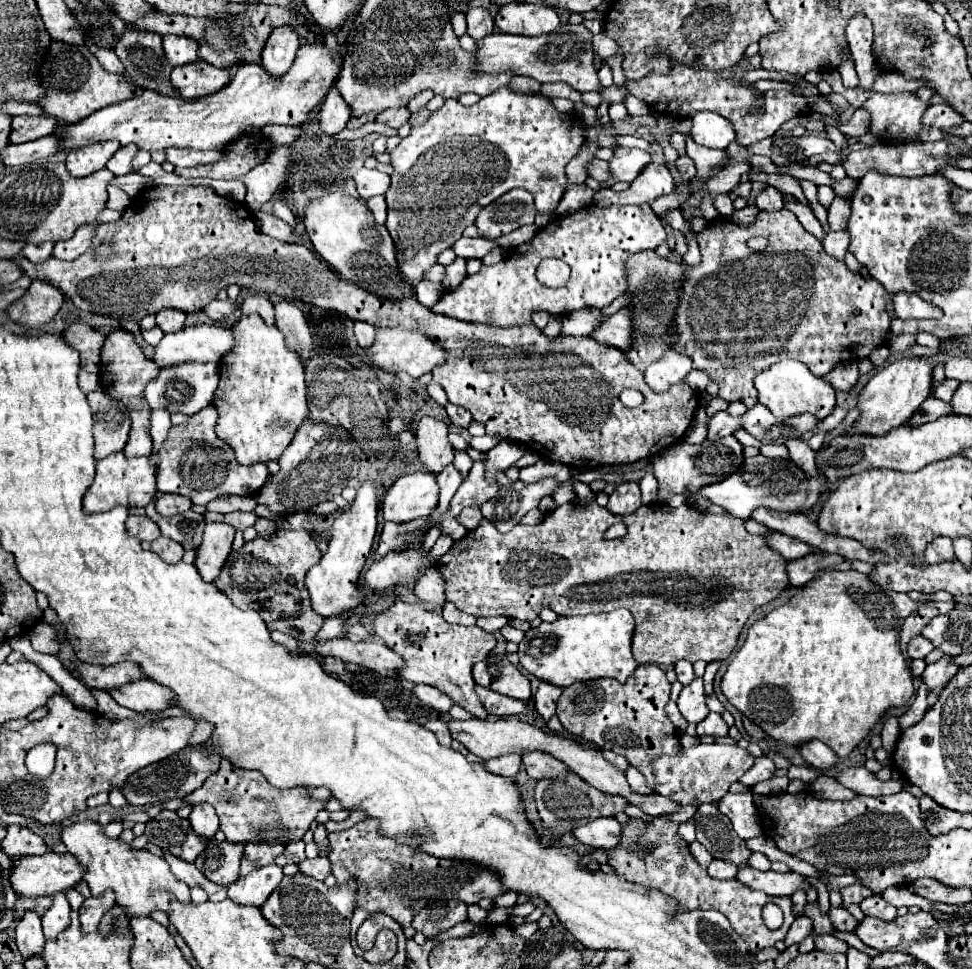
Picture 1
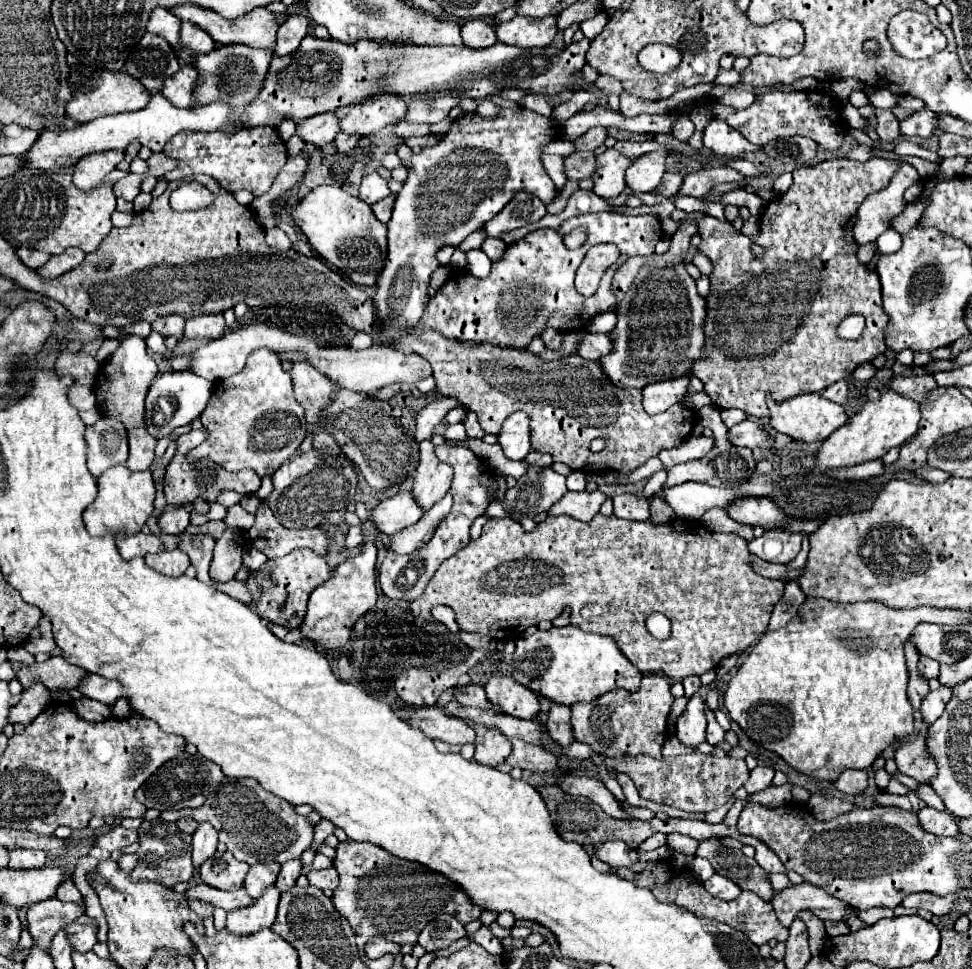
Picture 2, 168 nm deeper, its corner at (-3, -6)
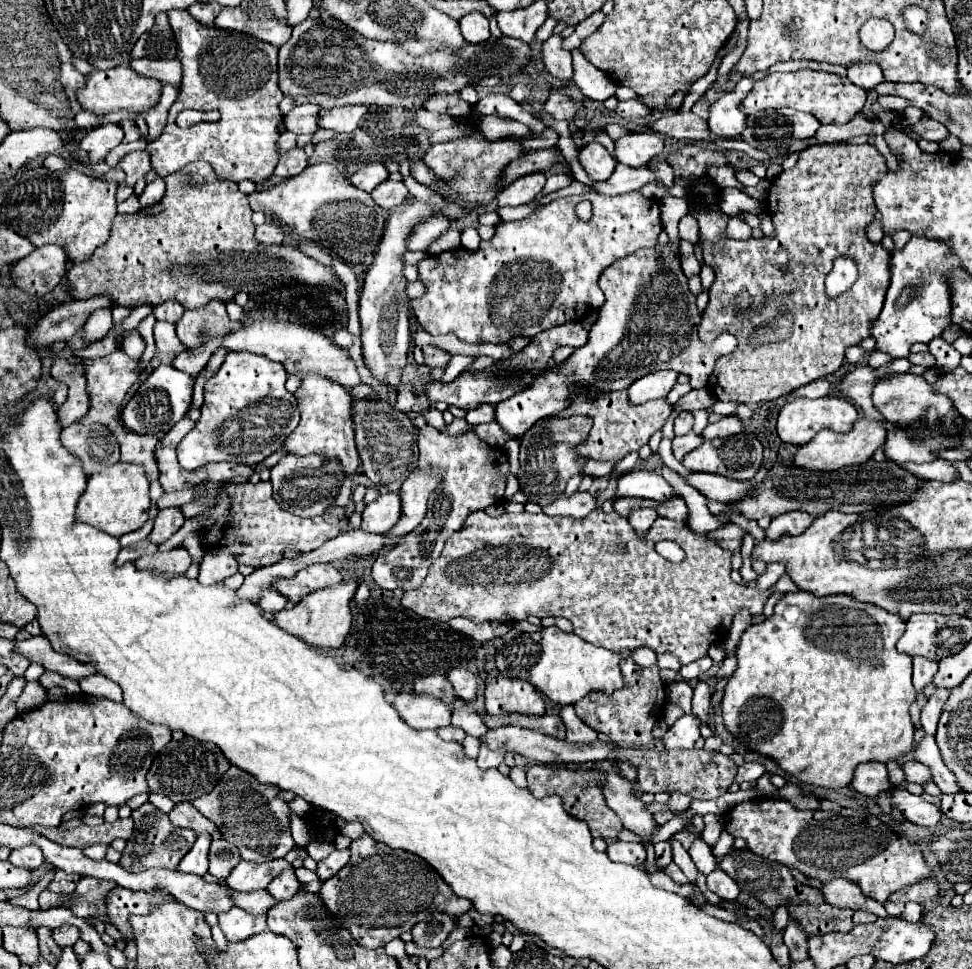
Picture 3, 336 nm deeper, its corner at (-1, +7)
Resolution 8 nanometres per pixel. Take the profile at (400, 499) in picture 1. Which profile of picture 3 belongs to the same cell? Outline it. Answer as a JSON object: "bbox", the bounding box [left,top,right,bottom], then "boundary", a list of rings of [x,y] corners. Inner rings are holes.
{"bbox":[360,492,402,532],"boundary":[[[384,492],[362,512],[360,528],[366,532],[388,532],[402,516],[402,500],[398,492]]]}

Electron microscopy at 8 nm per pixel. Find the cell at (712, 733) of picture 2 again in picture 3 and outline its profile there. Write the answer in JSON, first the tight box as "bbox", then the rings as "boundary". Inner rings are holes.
{"bbox":[692,682,710,724],"boundary":[[[698,682],[698,686],[694,688],[692,712],[700,718],[702,724],[710,722],[710,688],[706,682]]]}

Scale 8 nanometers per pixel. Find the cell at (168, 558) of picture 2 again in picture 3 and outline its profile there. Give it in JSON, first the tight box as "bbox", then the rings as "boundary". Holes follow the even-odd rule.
{"bbox":[136,546,192,574],"boundary":[[[184,546],[172,548],[168,552],[156,552],[156,554],[144,554],[142,558],[136,560],[138,568],[154,568],[156,572],[162,574],[182,574],[188,570],[192,564],[192,558]]]}

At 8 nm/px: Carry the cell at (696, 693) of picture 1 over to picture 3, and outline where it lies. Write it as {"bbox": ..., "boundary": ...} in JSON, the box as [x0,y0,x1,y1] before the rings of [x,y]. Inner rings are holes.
{"bbox":[662,714,700,748],"boundary":[[[696,714],[680,716],[664,734],[662,742],[666,748],[694,748],[694,742],[700,738],[700,720]]]}

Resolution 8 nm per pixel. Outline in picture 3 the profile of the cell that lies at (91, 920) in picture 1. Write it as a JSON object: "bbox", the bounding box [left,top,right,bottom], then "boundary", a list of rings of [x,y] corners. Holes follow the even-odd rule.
{"bbox":[52,924,80,946],"boundary":[[[62,924],[52,932],[58,946],[74,946],[74,942],[80,938],[80,930],[72,924]]]}

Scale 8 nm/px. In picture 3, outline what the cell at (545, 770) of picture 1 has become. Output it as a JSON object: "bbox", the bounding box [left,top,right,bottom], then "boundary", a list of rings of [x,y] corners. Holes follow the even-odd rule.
{"bbox":[602,772,656,836],"boundary":[[[606,772],[604,776],[606,780],[602,784],[602,792],[606,804],[620,816],[624,828],[640,836],[650,836],[656,828],[656,822],[652,814],[646,812],[646,804],[640,802],[640,798],[636,796],[632,782],[628,782],[616,772]]]}

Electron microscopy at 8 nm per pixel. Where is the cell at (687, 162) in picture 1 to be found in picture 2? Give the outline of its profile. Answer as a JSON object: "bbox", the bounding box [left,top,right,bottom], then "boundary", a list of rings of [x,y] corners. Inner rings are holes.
{"bbox":[652,171,686,198],"boundary":[[[666,171],[664,173],[664,179],[660,183],[660,187],[652,193],[662,195],[665,198],[671,197],[678,193],[680,185],[682,185],[682,179],[684,179],[686,173],[678,173],[678,171]]]}

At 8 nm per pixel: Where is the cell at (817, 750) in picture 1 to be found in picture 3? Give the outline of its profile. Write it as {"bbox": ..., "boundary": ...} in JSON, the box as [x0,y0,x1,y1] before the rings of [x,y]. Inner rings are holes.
{"bbox":[852,762,890,796],"boundary":[[[864,762],[856,766],[852,786],[866,796],[878,796],[880,790],[890,788],[886,766],[882,762]]]}

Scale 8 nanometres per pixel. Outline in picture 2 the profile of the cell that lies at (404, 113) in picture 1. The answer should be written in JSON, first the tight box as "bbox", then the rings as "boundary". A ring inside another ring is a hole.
{"bbox":[394,121,430,139],"boundary":[[[406,121],[396,123],[394,131],[402,139],[410,139],[410,137],[418,137],[418,135],[430,135],[430,127],[428,125],[414,125],[414,123],[406,123]]]}

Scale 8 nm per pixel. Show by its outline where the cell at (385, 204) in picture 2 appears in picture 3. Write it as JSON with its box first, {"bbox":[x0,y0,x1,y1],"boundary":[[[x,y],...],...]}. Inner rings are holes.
{"bbox":[372,180,408,210],"boundary":[[[386,180],[382,182],[376,190],[372,190],[372,200],[382,206],[384,210],[390,210],[394,206],[398,206],[398,202],[404,202],[406,196],[408,196],[408,190],[402,182],[396,182],[396,180]]]}

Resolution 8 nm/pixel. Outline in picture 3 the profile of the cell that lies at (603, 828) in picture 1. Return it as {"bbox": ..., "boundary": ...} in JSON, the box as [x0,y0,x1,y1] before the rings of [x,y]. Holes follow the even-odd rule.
{"bbox":[606,840,646,866],"boundary":[[[620,840],[610,842],[606,854],[614,862],[624,862],[624,864],[632,864],[632,866],[640,866],[646,860],[646,850],[638,842],[620,842]]]}

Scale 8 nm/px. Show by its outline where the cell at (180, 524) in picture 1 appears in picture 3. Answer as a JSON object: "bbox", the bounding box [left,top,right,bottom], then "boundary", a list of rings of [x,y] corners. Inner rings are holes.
{"bbox":[258,590,286,614],"boundary":[[[262,590],[260,598],[258,598],[258,606],[264,610],[264,612],[270,612],[270,614],[276,614],[280,610],[284,610],[286,606],[286,598],[274,590]]]}

